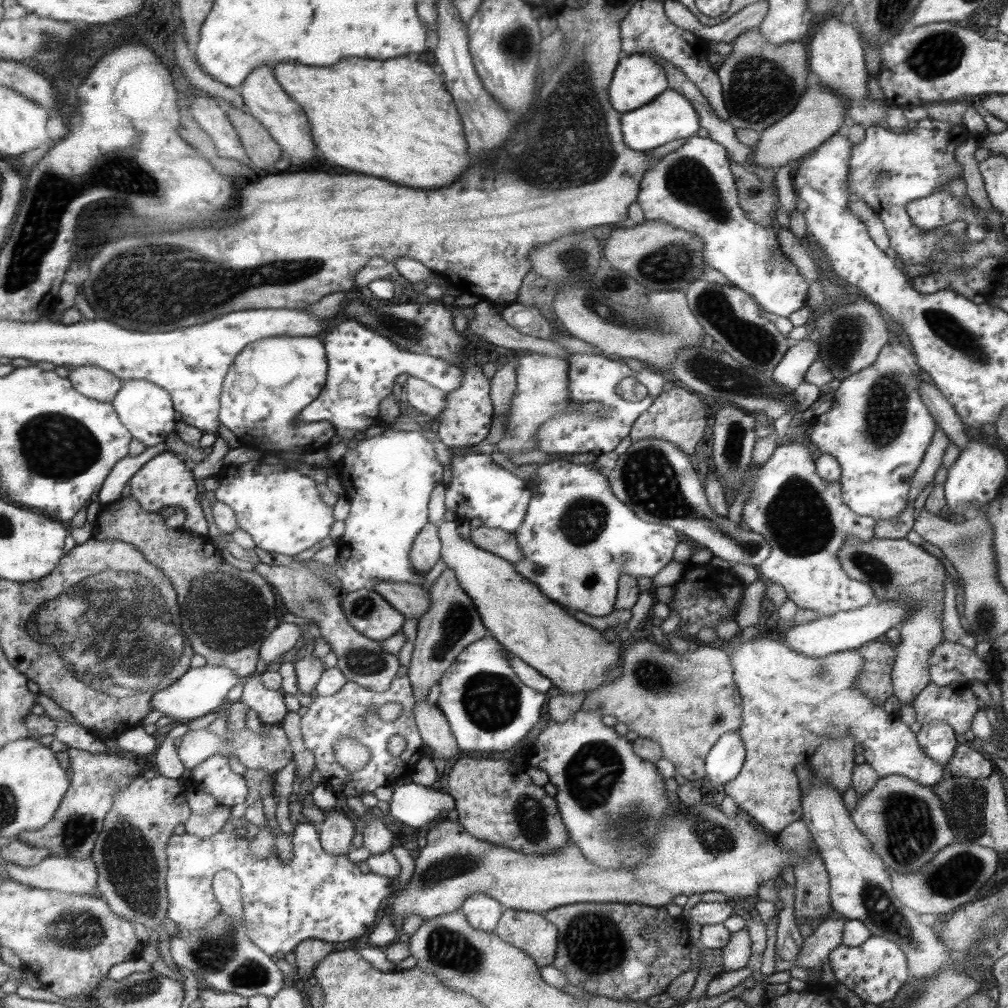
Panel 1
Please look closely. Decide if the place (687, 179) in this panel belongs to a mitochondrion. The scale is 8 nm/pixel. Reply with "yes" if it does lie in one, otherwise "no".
yes

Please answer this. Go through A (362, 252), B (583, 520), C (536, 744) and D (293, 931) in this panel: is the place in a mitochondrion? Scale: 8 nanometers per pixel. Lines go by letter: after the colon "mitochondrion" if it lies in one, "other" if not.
A: other
B: mitochondrion
C: other
D: other

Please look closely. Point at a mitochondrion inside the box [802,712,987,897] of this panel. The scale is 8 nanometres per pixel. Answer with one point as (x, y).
(910, 822)

